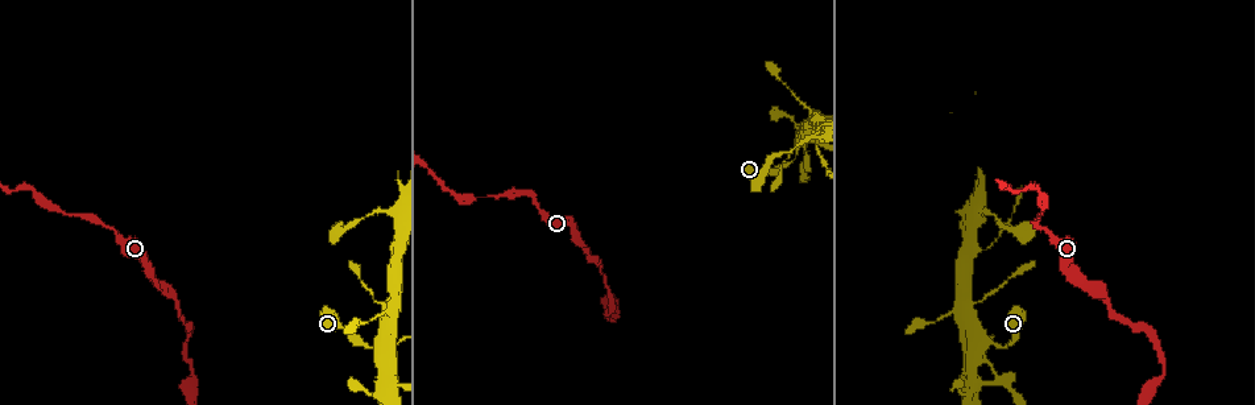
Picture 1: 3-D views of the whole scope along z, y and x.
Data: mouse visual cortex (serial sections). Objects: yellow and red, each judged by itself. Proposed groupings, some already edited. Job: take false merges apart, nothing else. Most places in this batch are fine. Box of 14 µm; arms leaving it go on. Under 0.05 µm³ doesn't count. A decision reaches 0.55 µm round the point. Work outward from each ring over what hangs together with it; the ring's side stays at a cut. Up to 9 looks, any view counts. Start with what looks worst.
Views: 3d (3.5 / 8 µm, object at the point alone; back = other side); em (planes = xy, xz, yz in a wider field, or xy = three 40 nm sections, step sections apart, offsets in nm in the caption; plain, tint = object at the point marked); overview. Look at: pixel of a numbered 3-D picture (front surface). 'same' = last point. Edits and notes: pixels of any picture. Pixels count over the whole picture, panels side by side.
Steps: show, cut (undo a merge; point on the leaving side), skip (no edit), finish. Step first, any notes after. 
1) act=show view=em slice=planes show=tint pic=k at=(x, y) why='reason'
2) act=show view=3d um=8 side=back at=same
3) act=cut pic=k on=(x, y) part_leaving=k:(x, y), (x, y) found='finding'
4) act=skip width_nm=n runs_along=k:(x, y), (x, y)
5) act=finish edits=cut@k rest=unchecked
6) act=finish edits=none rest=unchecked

act=show view=3d um=8 pic=1 at=(582, 247) why='narrows sharply'

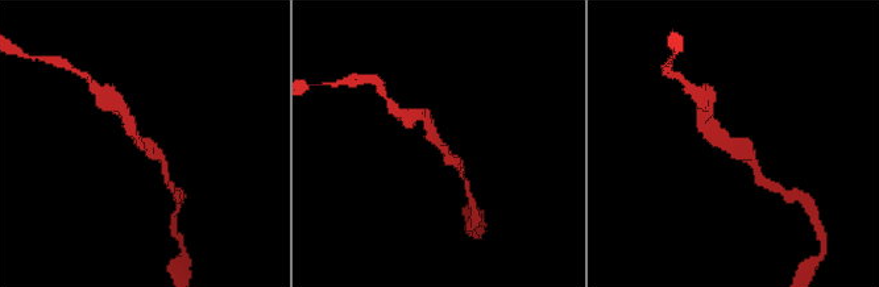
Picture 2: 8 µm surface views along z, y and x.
act=show view=em slice=xy step=3 show=tint pic=2 at=(734, 146)

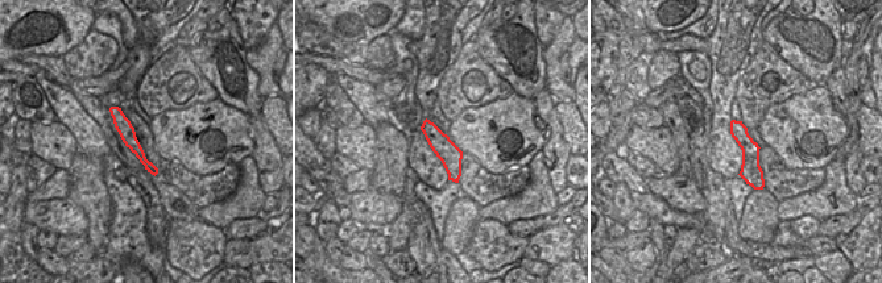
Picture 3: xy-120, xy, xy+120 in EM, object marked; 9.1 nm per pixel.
act=skip runs_along=2:(707, 127), (747, 156), (755, 169) found='all the same cell'

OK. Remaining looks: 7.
act=show view=3d um=3.5 pic=1 at=(108, 226) why='abrupt turn'

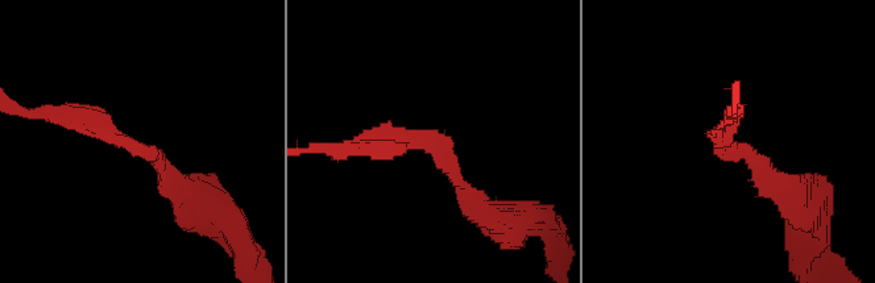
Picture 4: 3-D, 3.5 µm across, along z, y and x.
act=skip arm_widths_nm=200,250 runs_along=4:(178, 188), (92, 115), (61, 115) found='continuous, no second cell'

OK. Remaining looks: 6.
act=show view=3d um=3.5 pic=1 at=(1004, 347) why='thick turns thin'

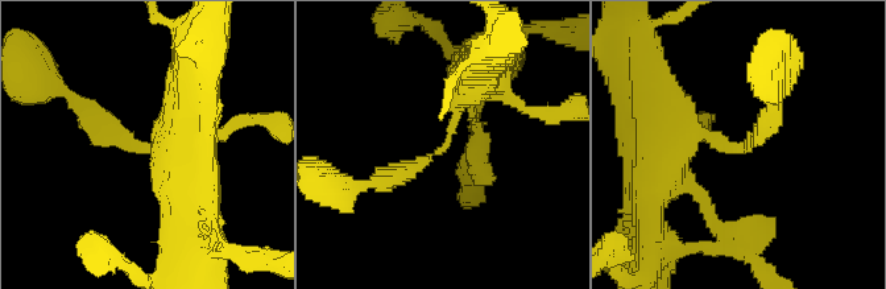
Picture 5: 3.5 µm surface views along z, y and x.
act=show view=em slice=xy step=3 show=plain pic=5 at=(435, 154) arm_widths_nm=250,250 why='shape alone is not enough'

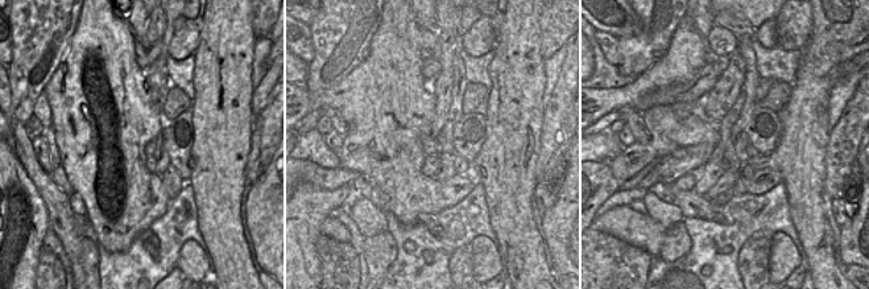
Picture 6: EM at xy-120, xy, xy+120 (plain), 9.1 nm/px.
act=show view=em slice=xy step=3 show=tint at=same

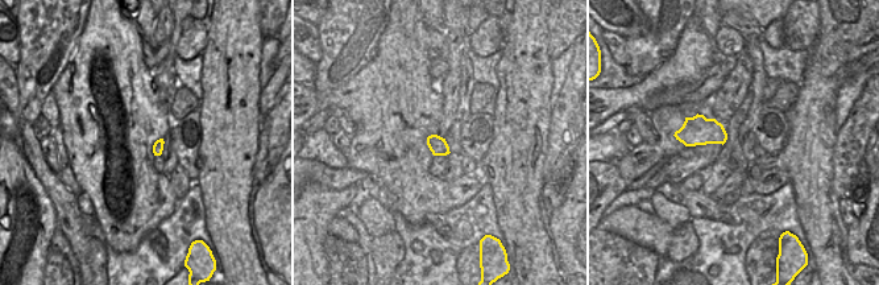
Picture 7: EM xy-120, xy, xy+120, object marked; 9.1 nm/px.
act=skip runs_along=5:(364, 185), (446, 144), (473, 86) found='one cell here'

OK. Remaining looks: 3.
act=show view=3d um=8 pic=1 at=(986, 249) why='a narrow waist'

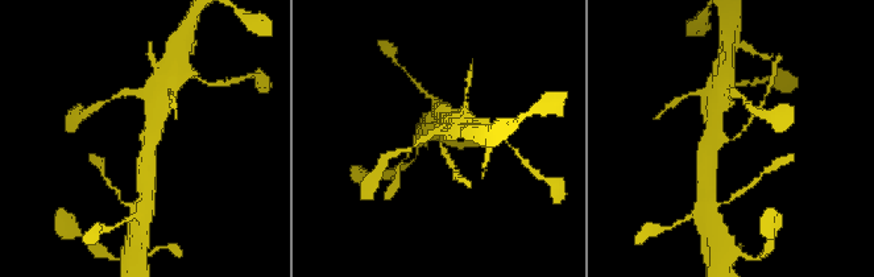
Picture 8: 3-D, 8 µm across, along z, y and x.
act=show view=em slice=xy step=3 show=tint pic=8 at=(736, 135) arm_widths_nm=150,400 why='now the EM'

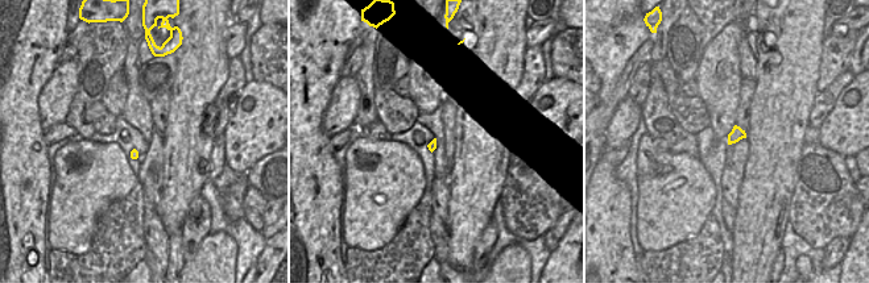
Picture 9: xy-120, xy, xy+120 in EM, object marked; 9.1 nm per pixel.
act=cut pic=8 on=(443, 151) part_leaving=8:(439, 139), (454, 169) found='two cells meet here'

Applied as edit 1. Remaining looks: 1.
act=finish edits=cut@8 rest=unchecked

